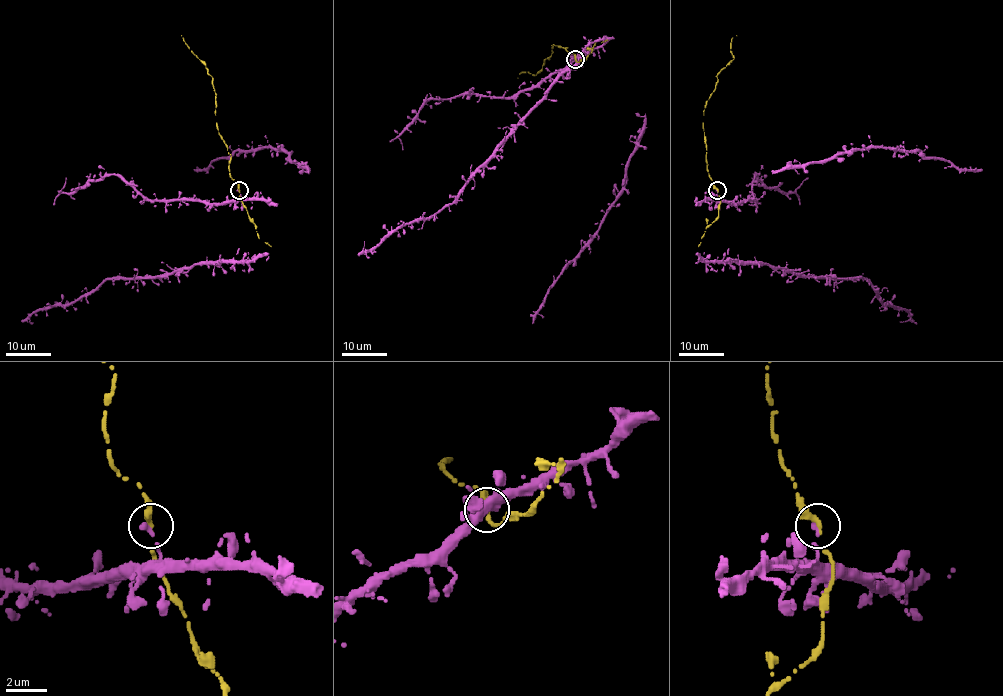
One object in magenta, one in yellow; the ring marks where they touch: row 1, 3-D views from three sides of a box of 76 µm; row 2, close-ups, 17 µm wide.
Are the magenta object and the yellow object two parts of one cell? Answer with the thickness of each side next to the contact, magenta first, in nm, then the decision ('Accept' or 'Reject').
Thickness 280 nm (magenta) against 240 nm. Accept

